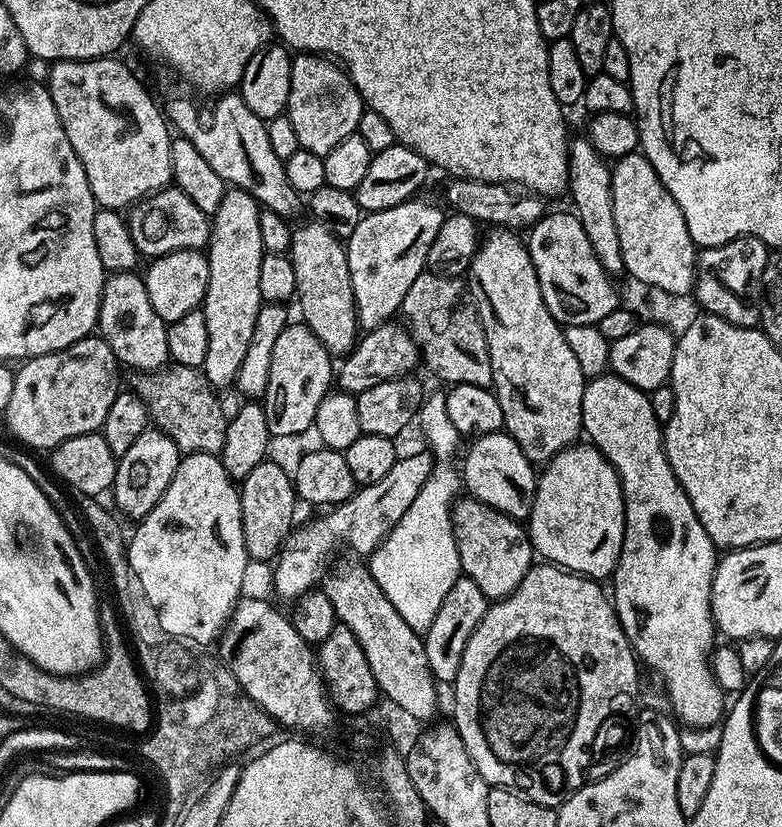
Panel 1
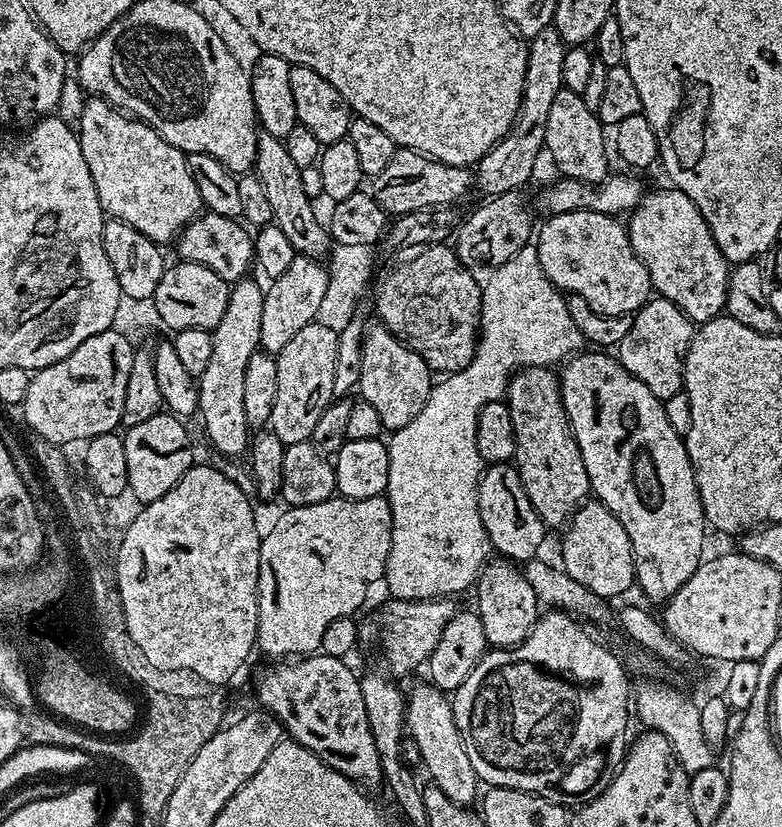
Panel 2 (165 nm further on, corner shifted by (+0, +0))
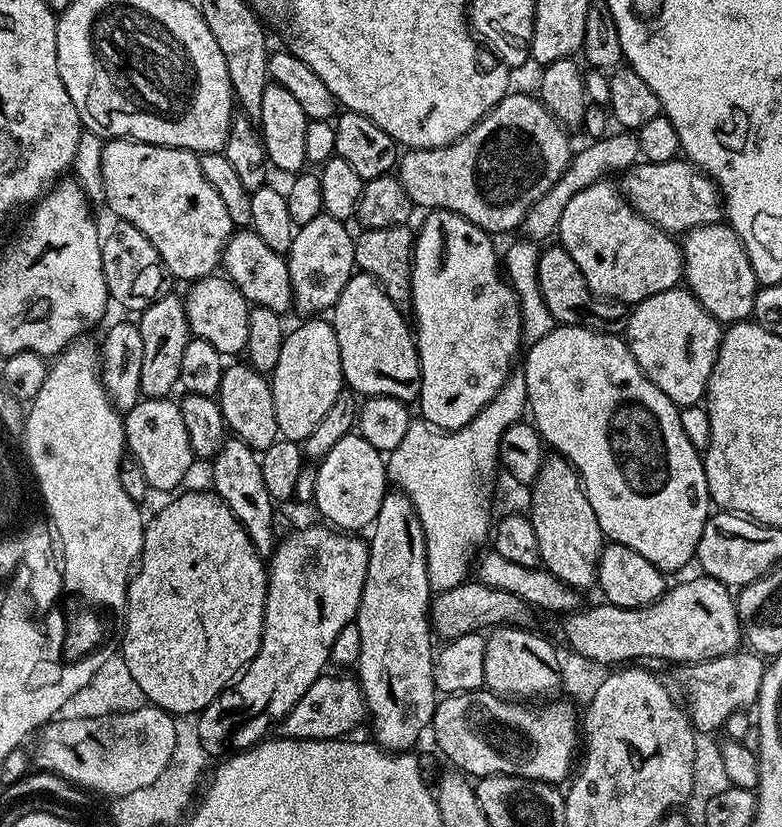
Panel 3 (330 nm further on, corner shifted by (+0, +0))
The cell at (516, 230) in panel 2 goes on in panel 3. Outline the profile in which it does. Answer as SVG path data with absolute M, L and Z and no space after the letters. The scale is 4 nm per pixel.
M616 130L616 133L614 132L588 142L581 152L579 149L573 155L562 178L558 178L558 182L554 182L551 190L542 198L538 198L538 202L534 202L534 206L526 214L522 225L523 235L527 239L544 242L547 236L555 237L562 222L562 214L565 212L567 204L570 203L570 198L574 198L574 194L586 190L586 186L597 184L601 178L611 177L611 172L623 173L641 159L640 143L636 132L632 130Z

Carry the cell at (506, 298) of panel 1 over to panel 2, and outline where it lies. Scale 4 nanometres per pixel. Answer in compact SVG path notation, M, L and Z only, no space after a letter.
M529 366L519 369L508 383L506 403L510 410L510 422L514 422L514 442L516 454L514 467L516 473L522 478L522 486L530 498L530 506L542 518L545 529L563 529L576 509L589 499L590 489L586 465L582 463L582 450L578 450L578 442L572 433L572 427L568 421L568 415L562 402L560 393L560 378L555 371L548 366Z

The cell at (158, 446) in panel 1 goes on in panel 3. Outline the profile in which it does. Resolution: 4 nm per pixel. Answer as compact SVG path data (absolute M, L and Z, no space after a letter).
M140 399L129 412L123 413L124 442L127 451L142 466L149 488L175 493L181 487L186 470L192 460L190 438L186 438L186 425L182 423L182 410L175 399Z

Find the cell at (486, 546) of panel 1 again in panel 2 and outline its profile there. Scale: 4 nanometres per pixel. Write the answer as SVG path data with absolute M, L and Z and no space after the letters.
M496 558L485 564L476 578L475 592L474 611L482 622L482 630L486 630L486 638L492 648L512 648L528 637L538 619L538 601L534 586L513 561Z

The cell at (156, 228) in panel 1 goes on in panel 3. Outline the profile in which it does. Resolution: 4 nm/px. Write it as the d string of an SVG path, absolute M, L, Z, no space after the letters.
M236 230L226 242L222 257L222 272L232 281L234 286L244 297L249 305L268 307L279 314L286 313L287 308L293 307L292 283L287 259L281 253L270 250L262 238L251 230Z

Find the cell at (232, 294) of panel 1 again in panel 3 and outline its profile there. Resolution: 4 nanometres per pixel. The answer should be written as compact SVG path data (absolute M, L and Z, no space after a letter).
M235 438L225 439L224 445L218 450L218 454L211 459L213 466L213 484L216 495L230 506L234 518L246 530L250 542L258 550L262 557L271 557L277 543L276 524L272 521L272 507L274 501L270 490L266 490L266 482L262 478L262 466L260 456L246 442Z

